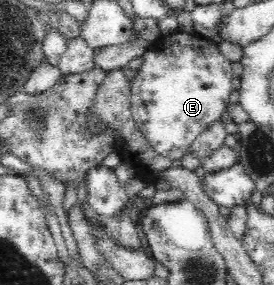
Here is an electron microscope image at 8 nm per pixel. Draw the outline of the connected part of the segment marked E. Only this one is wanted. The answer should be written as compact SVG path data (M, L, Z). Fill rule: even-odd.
M175 32L160 36L143 54L144 60L135 72L130 87L130 110L140 132L159 155L180 159L187 154L198 135L226 112L232 94L234 75L230 61L220 53L219 45L198 34Z

